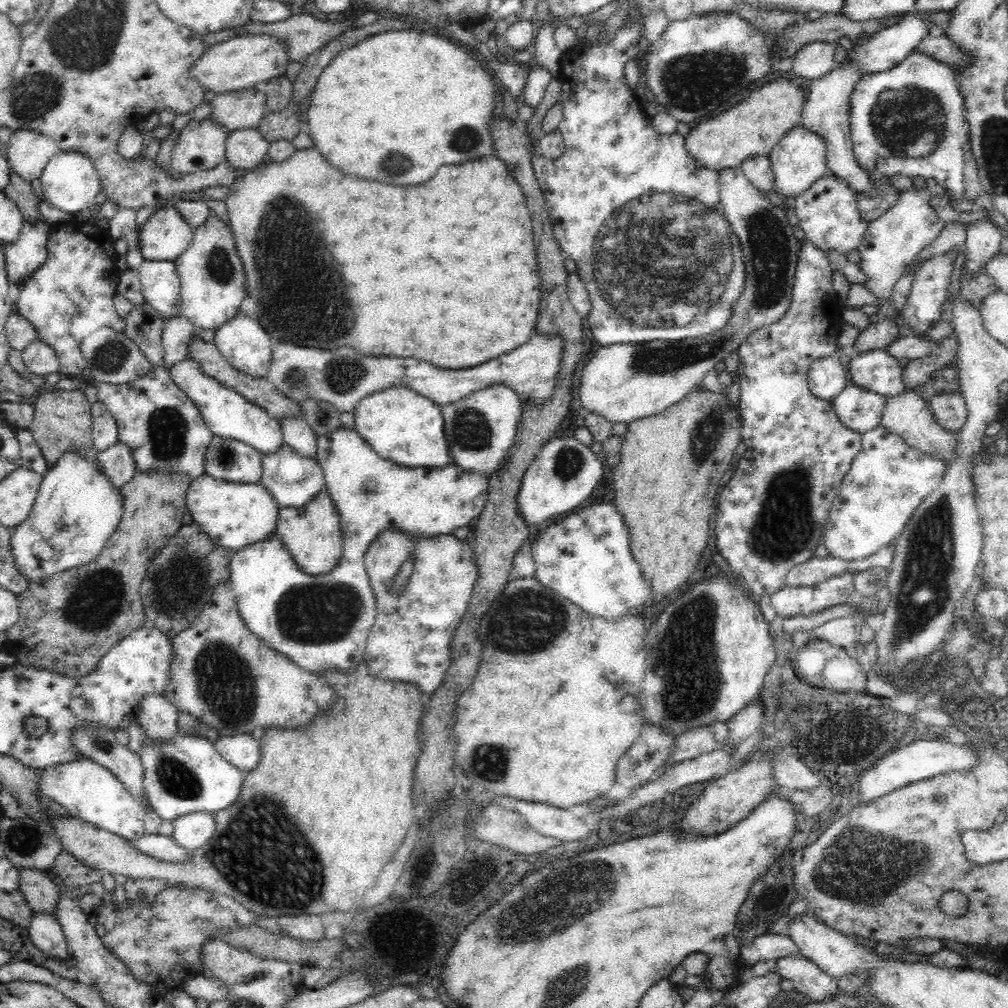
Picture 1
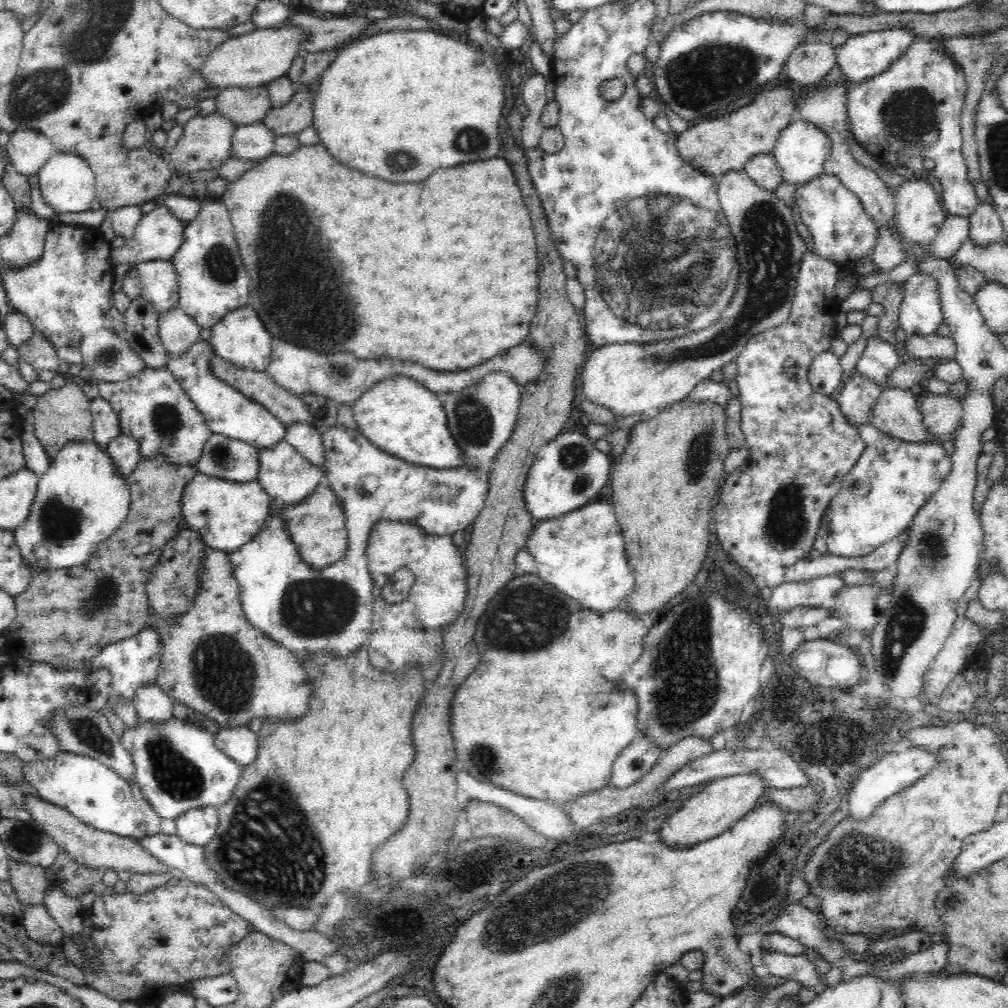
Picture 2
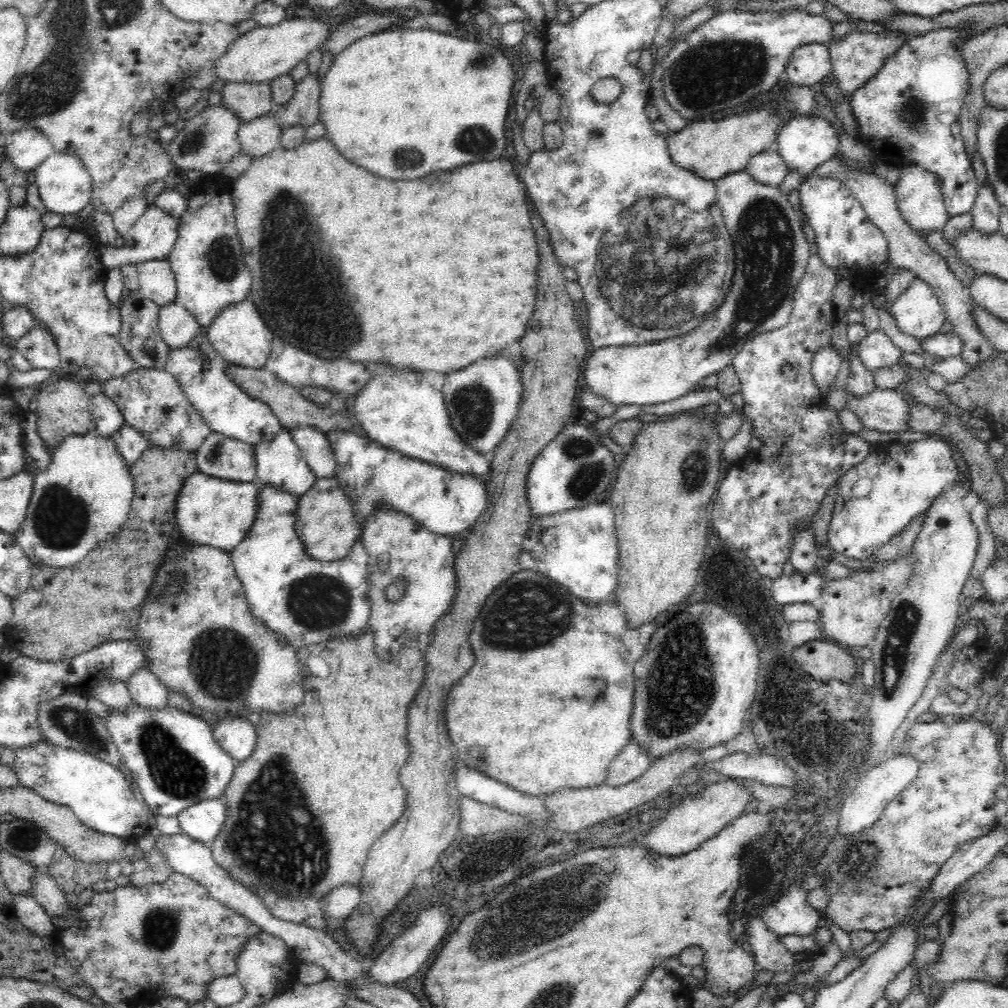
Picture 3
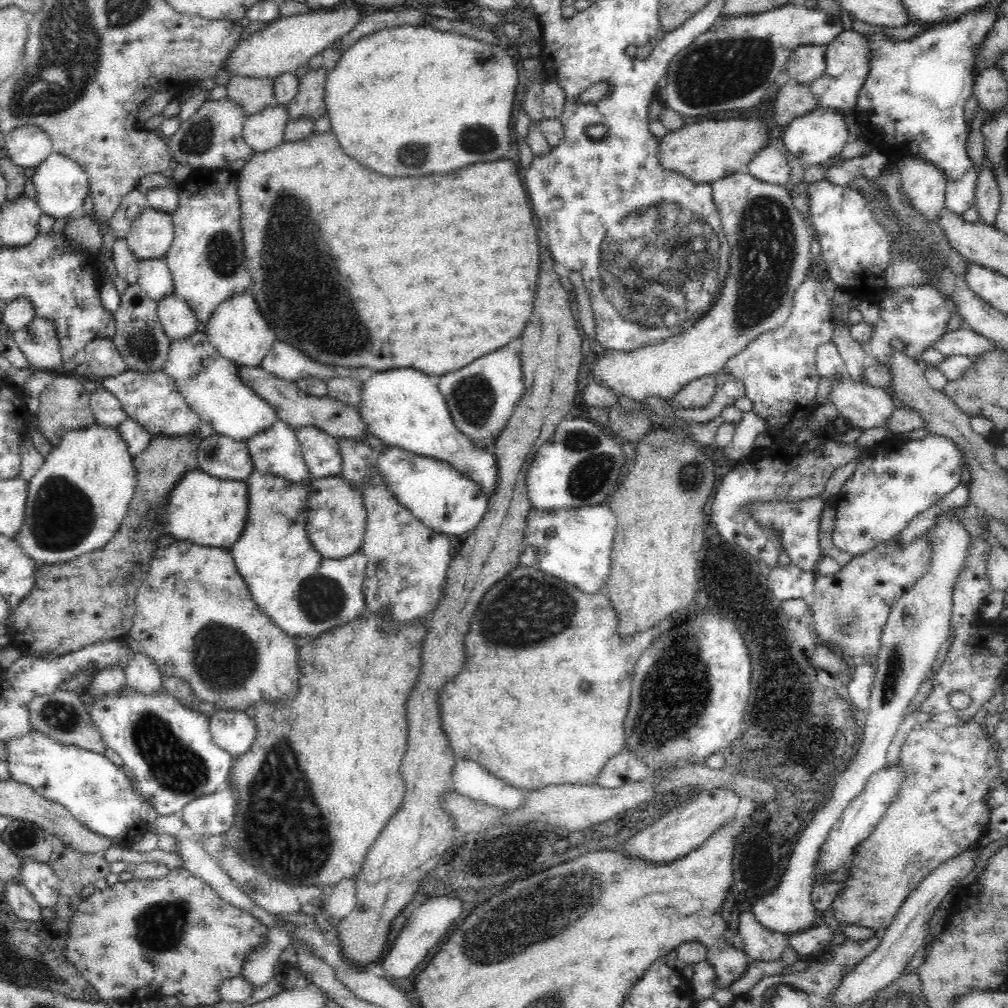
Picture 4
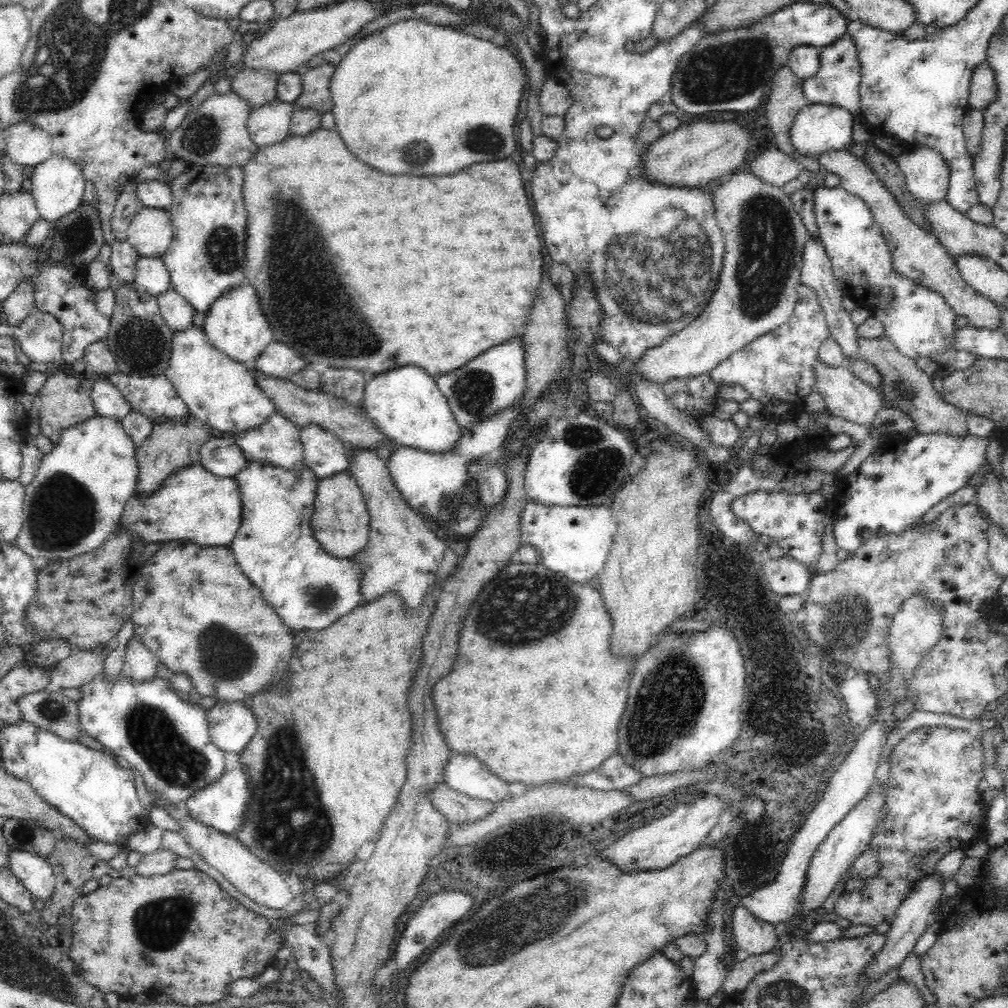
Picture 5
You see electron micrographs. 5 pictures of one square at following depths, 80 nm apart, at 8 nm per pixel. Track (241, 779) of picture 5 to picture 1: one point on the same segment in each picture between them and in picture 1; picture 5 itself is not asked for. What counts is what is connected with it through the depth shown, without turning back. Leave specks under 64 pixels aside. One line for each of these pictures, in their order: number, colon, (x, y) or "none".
1: (190, 832)
2: (197, 826)
3: (201, 822)
4: (211, 815)

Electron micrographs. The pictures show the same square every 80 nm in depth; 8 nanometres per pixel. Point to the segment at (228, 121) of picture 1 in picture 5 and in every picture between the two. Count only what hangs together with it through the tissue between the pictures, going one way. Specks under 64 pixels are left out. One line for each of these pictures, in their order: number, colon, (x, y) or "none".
2: (245, 106)
3: (247, 101)
4: (253, 95)
5: (257, 87)

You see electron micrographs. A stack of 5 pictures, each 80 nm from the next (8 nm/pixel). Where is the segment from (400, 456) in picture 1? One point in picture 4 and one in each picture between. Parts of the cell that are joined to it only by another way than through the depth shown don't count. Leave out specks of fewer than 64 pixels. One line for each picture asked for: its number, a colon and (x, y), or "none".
2: (403, 419)
3: (404, 413)
4: (403, 408)

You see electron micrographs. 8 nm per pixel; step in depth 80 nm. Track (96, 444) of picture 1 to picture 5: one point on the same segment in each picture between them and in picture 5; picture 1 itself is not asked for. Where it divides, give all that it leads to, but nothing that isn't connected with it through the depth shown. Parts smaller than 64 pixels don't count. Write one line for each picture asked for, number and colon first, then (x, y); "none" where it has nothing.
2: (105, 423)
3: (107, 420)
4: (106, 410)
5: (107, 402)

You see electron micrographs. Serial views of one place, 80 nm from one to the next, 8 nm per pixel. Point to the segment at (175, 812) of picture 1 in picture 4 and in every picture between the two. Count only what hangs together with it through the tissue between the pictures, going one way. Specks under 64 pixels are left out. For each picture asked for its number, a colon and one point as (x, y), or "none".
2: (179, 768)
3: (175, 761)
4: (168, 747)

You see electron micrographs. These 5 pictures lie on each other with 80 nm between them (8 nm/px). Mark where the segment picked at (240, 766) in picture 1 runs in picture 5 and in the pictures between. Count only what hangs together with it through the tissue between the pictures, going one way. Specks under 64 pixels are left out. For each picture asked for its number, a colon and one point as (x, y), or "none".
2: (240, 744)
3: (238, 737)
4: (234, 732)
5: (231, 725)

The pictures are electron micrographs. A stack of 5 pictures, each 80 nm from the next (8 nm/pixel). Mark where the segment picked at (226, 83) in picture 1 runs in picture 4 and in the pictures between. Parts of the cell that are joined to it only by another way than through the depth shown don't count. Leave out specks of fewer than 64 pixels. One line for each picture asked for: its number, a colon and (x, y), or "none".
2: (253, 59)
3: (264, 53)
4: (280, 47)

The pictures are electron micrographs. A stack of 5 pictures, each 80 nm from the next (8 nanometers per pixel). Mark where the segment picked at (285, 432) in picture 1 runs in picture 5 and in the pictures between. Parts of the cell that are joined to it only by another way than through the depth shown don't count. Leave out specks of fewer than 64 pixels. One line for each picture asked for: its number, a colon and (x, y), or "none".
2: (303, 436)
3: (315, 448)
4: (319, 450)
5: (324, 453)

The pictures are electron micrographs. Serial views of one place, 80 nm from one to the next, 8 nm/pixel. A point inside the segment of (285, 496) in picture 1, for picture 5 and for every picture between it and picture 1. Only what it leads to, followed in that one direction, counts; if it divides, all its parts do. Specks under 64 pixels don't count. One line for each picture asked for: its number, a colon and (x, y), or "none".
2: (288, 478)
3: (280, 465)
4: (276, 451)
5: (277, 441)

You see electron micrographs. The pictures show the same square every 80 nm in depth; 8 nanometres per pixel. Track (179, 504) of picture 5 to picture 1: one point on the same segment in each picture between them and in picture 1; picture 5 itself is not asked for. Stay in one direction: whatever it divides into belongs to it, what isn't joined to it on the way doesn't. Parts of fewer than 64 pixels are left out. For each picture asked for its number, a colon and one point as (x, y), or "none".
1: (235, 515)
2: (226, 514)
3: (210, 511)
4: (208, 511)

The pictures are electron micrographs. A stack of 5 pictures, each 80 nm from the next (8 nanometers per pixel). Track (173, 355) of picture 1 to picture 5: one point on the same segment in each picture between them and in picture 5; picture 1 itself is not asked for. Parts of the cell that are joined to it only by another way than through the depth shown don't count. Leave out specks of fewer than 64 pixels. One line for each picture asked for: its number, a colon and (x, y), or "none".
2: (178, 332)
3: (177, 327)
4: (178, 322)
5: (177, 313)

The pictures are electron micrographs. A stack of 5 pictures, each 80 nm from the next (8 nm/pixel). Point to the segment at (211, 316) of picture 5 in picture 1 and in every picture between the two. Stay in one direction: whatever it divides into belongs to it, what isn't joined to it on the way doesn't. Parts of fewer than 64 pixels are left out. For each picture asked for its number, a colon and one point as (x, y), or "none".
1: (245, 343)
2: (240, 337)
3: (238, 334)
4: (238, 332)

